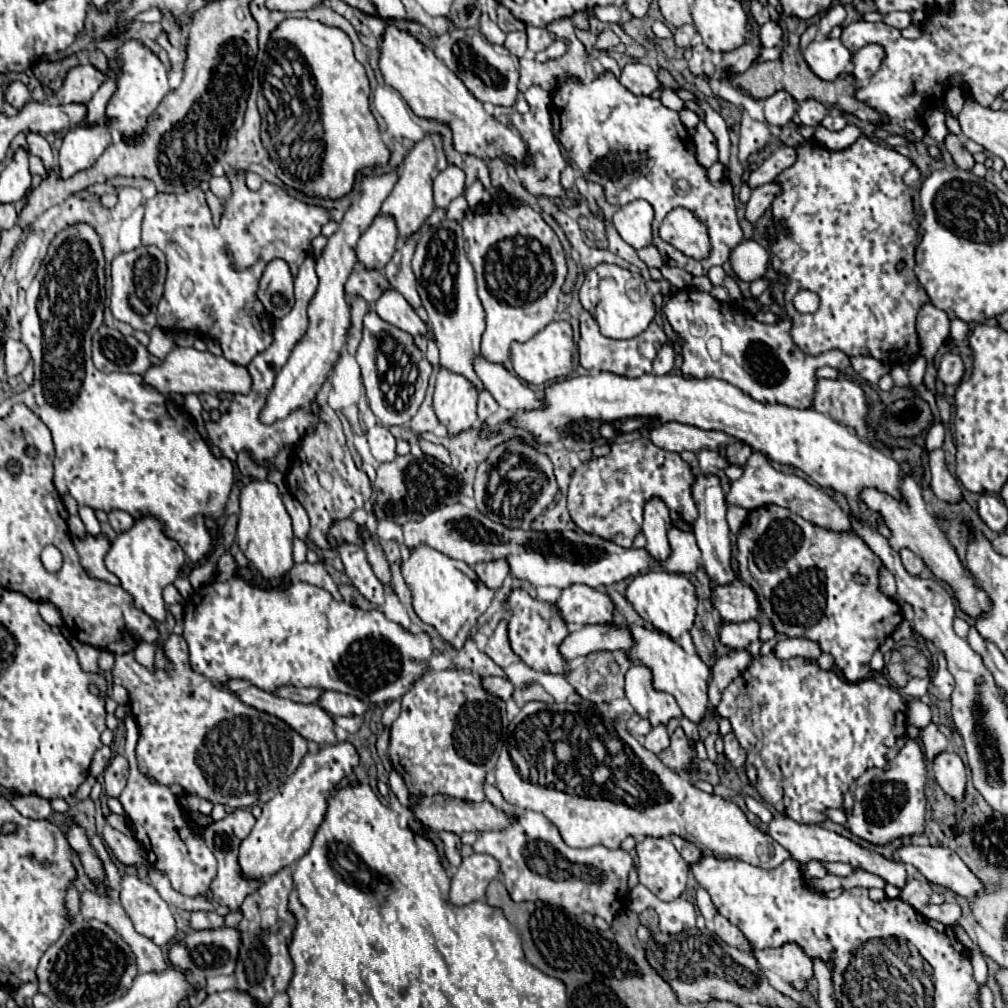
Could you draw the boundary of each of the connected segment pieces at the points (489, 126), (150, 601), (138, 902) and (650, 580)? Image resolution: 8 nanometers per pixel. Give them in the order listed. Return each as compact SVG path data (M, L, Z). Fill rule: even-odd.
M387 25L383 39L381 39L381 73L385 77L385 83L389 83L393 89L401 93L401 97L409 103L409 107L419 115L421 119L433 119L439 123L449 125L453 133L453 147L459 153L471 153L483 161L491 161L497 157L513 159L515 163L527 163L527 143L521 139L515 129L499 123L493 115L489 115L483 105L469 93L469 89L463 85L463 81L449 71L431 49L415 41L407 31L401 31L395 25Z
M155 517L137 519L131 531L117 535L117 539L111 543L109 553L105 555L105 567L119 577L121 587L133 597L135 607L157 623L163 623L167 615L167 605L161 593L177 579L183 561L183 549L161 531L161 523Z
M135 875L121 877L121 905L131 917L135 931L149 937L155 945L167 947L177 933L169 905L157 889Z
M651 571L645 575L637 575L625 593L627 601L631 601L633 609L641 615L643 621L653 625L657 631L669 635L673 641L679 641L683 633L689 633L695 621L695 607L697 607L697 597L695 597L695 587L691 581L687 581L681 575L671 575L671 573L659 573Z

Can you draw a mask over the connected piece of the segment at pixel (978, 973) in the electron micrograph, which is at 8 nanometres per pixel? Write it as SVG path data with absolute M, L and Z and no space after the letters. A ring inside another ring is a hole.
M971 951L973 955L973 977L979 987L987 985L987 963L979 951Z

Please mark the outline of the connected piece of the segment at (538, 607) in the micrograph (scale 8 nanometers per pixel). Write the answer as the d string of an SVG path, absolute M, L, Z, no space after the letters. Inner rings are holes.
M517 589L509 595L511 619L509 619L509 641L513 651L535 671L543 673L563 673L565 661L559 655L559 643L567 635L567 625L561 621L553 603L539 603L531 599L525 591Z

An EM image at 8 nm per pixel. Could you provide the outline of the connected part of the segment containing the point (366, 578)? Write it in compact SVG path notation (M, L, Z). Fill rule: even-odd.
M343 543L339 547L343 565L345 565L345 573L351 579L351 583L357 587L357 591L371 603L375 605L383 605L385 601L385 591L381 581L375 577L371 565L367 563L365 551L359 545L351 545L351 543Z

